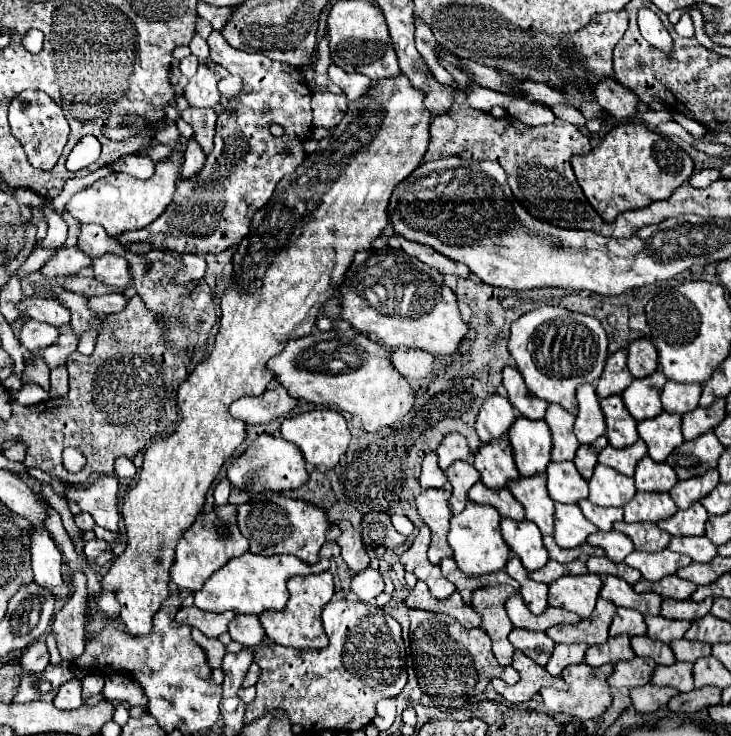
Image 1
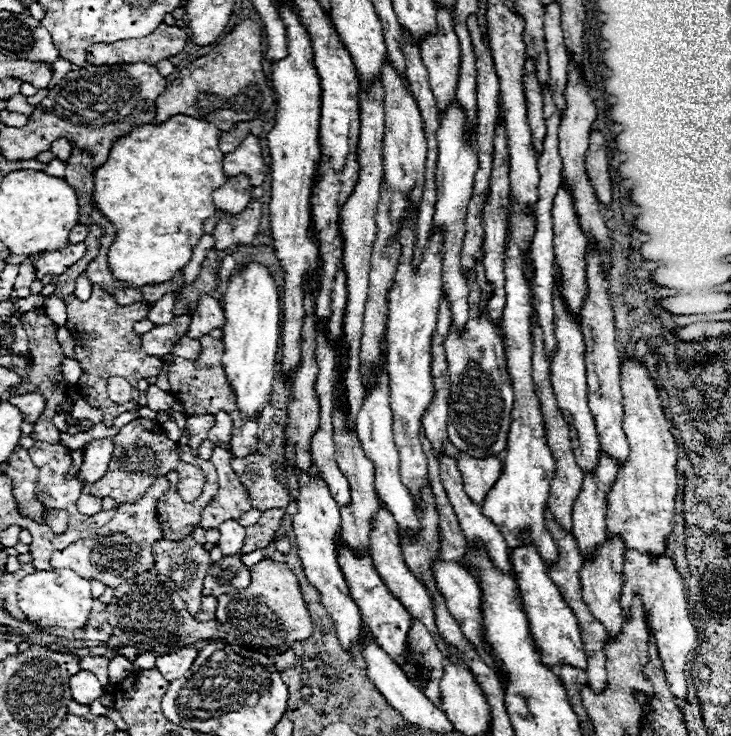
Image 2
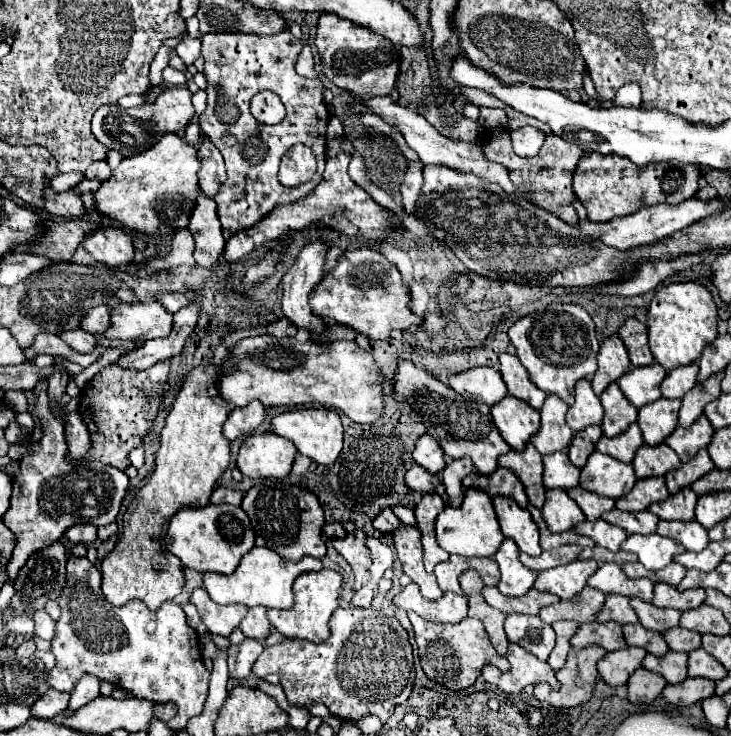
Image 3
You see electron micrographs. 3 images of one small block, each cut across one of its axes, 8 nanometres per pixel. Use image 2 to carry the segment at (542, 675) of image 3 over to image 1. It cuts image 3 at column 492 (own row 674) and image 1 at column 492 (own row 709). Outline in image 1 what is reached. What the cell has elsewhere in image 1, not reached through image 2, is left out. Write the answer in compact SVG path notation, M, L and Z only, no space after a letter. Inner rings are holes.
M520 650L514 652L514 662L512 668L518 670L520 680L514 686L508 686L506 682L494 678L492 686L498 694L504 696L504 700L512 702L512 704L520 704L530 700L540 688L550 686L550 688L558 688L558 690L566 690L566 682L562 678L554 678L550 676L542 666L538 666L534 660L530 660L526 654L522 654Z

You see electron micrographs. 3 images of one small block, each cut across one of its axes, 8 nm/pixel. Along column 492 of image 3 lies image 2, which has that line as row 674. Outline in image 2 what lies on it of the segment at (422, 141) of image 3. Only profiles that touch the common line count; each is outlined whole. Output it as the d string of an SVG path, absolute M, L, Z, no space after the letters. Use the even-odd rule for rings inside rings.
M194 646L180 648L180 650L174 652L174 654L160 656L160 658L156 660L156 668L160 670L160 674L162 674L168 682L172 682L172 680L176 680L178 676L182 676L184 672L190 670L190 666L194 664L196 656L198 656L198 650L196 650Z

